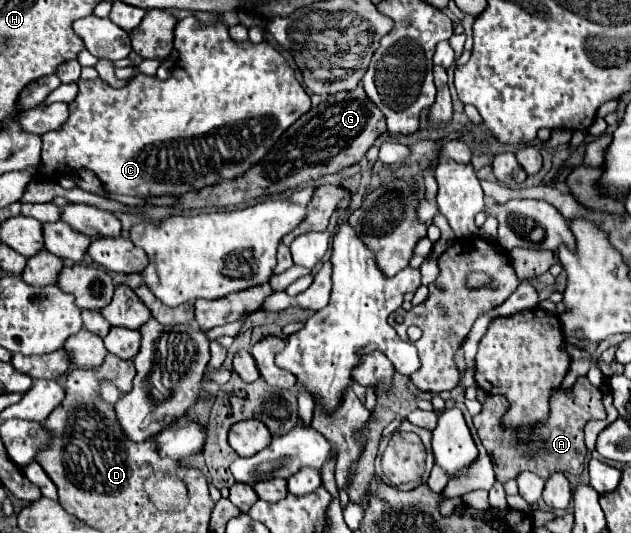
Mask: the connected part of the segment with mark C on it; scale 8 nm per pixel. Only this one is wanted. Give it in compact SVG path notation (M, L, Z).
M185 17L181 21L177 21L175 25L175 47L179 51L179 61L171 73L169 79L161 81L157 77L147 77L147 75L137 75L133 77L125 87L121 89L113 89L109 87L103 79L95 79L95 81L79 81L79 93L77 97L69 103L69 117L67 121L61 125L61 129L49 131L43 135L43 151L41 151L41 163L49 169L91 169L105 185L107 191L111 195L131 195L131 197L151 197L151 195L181 195L181 193L189 193L189 191L199 191L207 185L215 185L219 181L225 179L235 179L235 177L243 177L243 173L247 173L247 169L251 169L253 165L257 165L275 145L275 141L283 135L283 131L295 123L303 113L307 113L311 109L311 101L309 95L303 91L303 87L299 85L299 81L295 79L293 69L287 65L287 61L283 59L283 55L273 49L269 43L235 43L229 33L227 27L217 23L217 25L207 25L203 27L195 17Z

